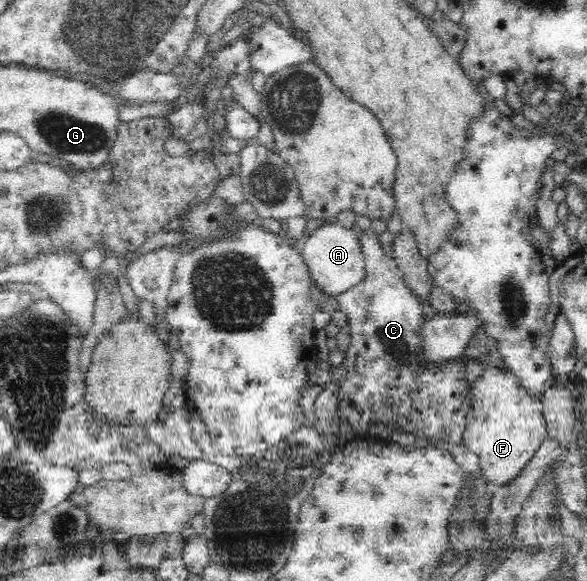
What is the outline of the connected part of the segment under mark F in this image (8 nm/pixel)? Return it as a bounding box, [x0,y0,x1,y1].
[462,359,548,489]

